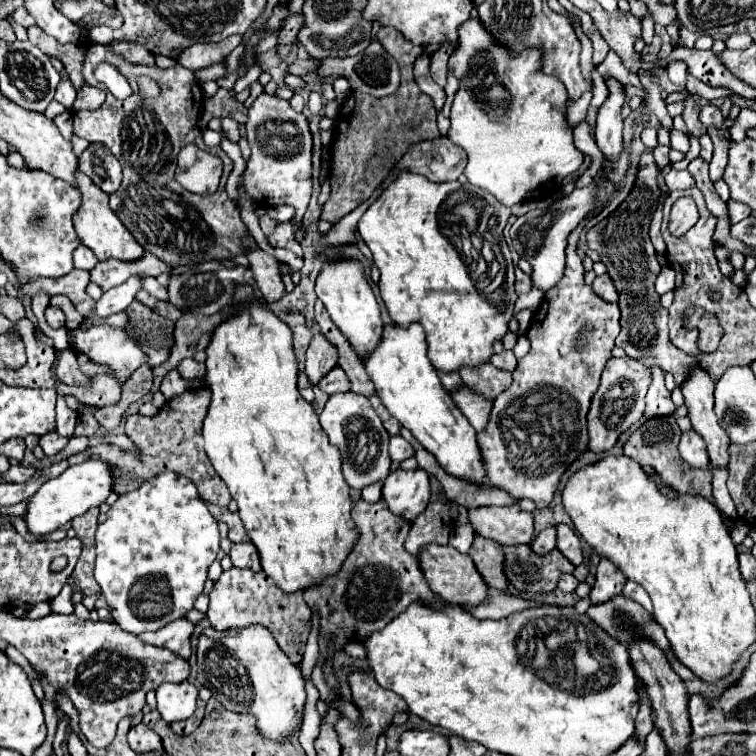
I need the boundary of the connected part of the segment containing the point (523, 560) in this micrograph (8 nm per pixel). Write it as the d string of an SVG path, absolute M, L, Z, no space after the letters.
M526 545L504 547L506 553L506 577L520 591L546 593L552 591L562 573L572 573L574 565L558 551L550 551L538 557Z

